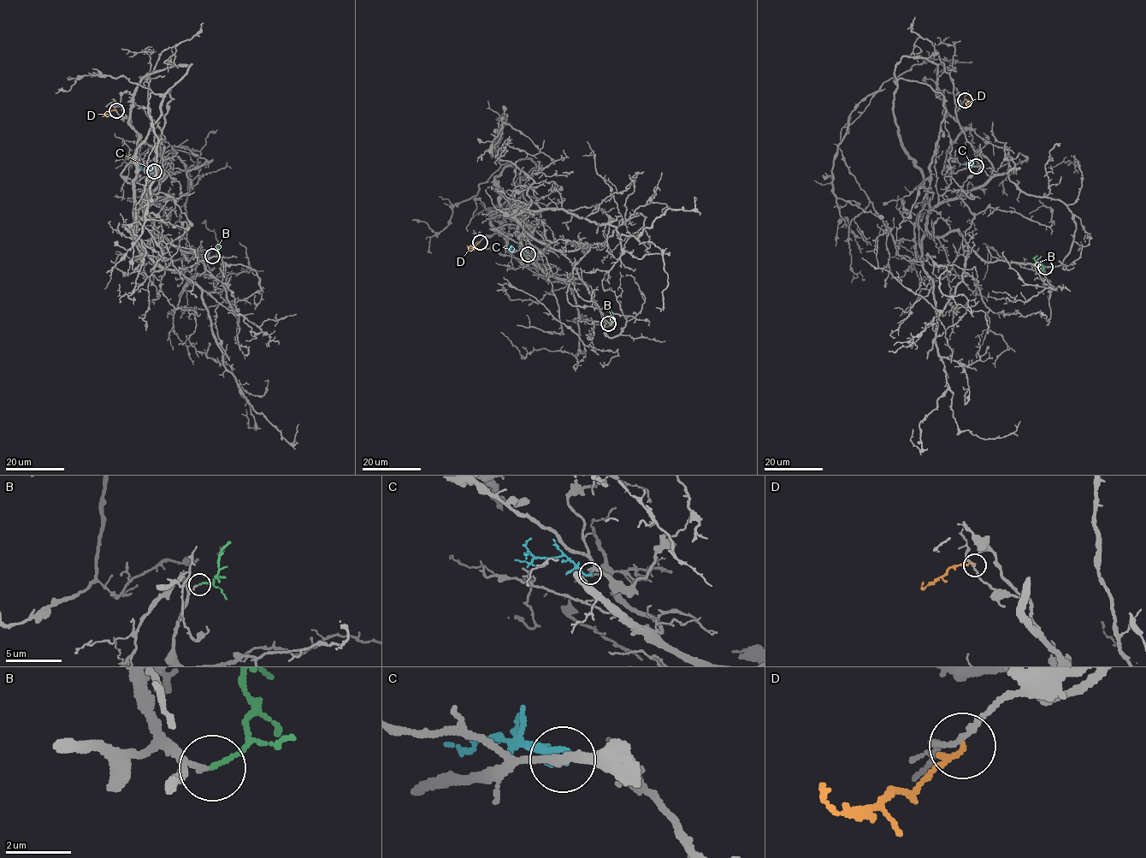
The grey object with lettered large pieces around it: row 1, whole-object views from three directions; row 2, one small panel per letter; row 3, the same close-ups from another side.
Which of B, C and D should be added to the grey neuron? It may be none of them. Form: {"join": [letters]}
{"join": ["B"]}

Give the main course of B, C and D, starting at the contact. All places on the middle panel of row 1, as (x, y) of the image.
B: (608, 323), (611, 320), (611, 311), (613, 313)
C: (527, 253), (520, 249), (511, 249)
D: (479, 242), (471, 247), (467, 245)

